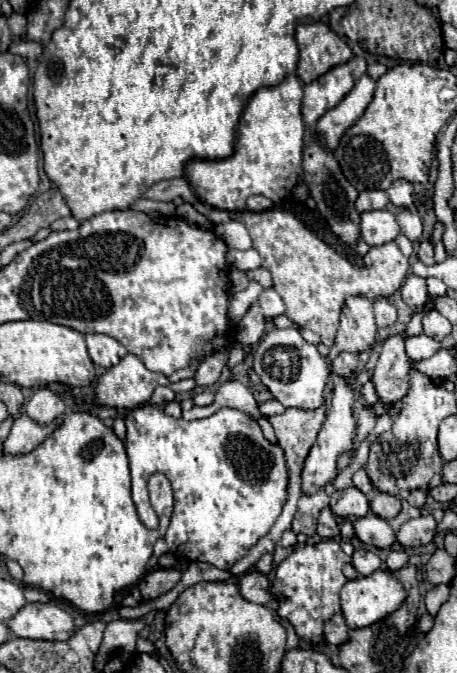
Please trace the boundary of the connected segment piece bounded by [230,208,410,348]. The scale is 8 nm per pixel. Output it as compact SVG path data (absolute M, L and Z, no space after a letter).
M270 208L264 212L232 212L232 220L242 222L254 242L256 252L262 256L262 266L268 268L274 280L274 290L280 294L286 306L286 316L322 338L324 346L332 346L338 330L338 316L344 300L348 296L366 296L370 300L378 296L390 296L406 280L408 258L400 252L396 242L370 248L364 256L364 268L358 268L353 274L353 266L343 255L326 246L316 234L309 229L292 212Z

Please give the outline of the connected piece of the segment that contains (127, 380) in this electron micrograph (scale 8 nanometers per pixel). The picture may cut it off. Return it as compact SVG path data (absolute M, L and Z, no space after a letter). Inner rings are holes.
M128 354L116 366L108 368L96 384L96 400L108 408L138 408L146 404L158 386L166 386L168 380L160 372L152 372L144 362Z

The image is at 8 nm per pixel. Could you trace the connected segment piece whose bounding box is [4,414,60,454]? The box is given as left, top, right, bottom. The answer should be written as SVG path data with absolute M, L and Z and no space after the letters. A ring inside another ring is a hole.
M22 414L20 418L16 418L16 422L14 422L12 430L10 430L10 436L4 442L4 452L6 454L26 454L26 452L32 452L56 428L60 428L60 422L52 422L48 426L42 426L42 424L34 422L30 416Z

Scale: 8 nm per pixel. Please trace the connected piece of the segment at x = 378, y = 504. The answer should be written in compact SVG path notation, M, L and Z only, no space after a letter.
M378 492L378 494L374 494L374 498L370 500L370 510L372 510L376 516L380 516L380 518L390 520L390 518L394 518L394 516L400 512L400 498Z

